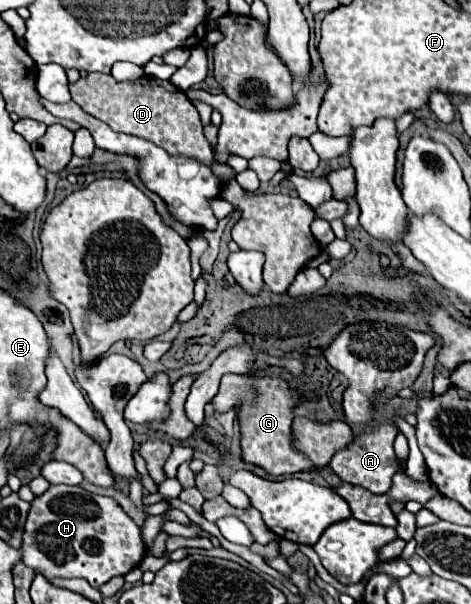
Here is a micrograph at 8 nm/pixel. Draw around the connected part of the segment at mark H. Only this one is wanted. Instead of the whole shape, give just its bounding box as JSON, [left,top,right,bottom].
[22,486,146,588]

